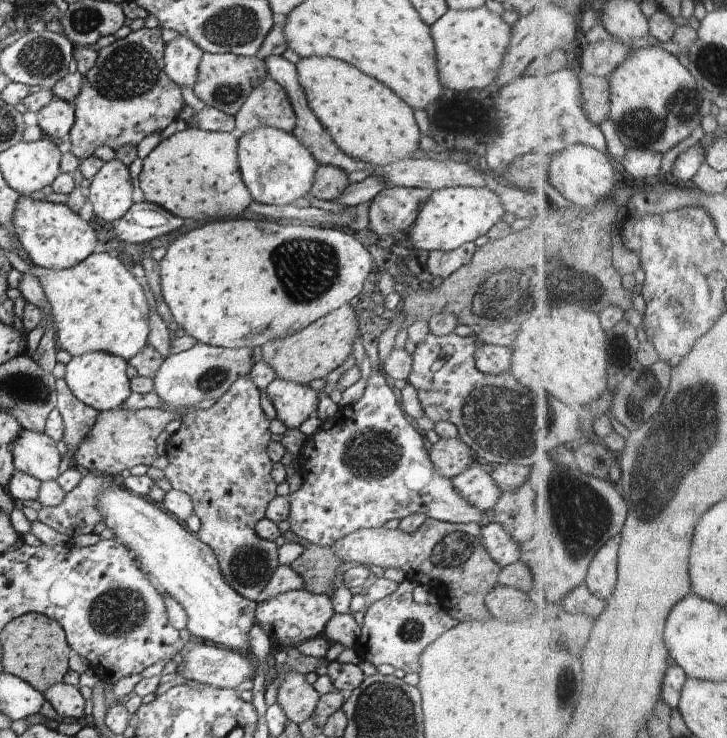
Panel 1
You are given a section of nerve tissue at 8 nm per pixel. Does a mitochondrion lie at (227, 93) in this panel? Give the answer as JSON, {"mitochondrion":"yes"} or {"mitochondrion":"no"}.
{"mitochondrion":"yes"}

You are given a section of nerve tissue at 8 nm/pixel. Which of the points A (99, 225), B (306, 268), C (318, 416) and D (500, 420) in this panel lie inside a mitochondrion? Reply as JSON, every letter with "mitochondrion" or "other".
{"A":"other","B":"mitochondrion","C":"other","D":"mitochondrion"}

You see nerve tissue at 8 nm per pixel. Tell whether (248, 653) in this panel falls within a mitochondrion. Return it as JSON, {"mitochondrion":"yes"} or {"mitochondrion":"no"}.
{"mitochondrion":"no"}

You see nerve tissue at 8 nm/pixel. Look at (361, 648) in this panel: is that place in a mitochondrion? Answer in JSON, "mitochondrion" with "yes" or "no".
{"mitochondrion":"no"}

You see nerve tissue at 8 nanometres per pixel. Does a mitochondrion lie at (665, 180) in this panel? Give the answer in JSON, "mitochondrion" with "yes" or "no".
{"mitochondrion":"no"}

